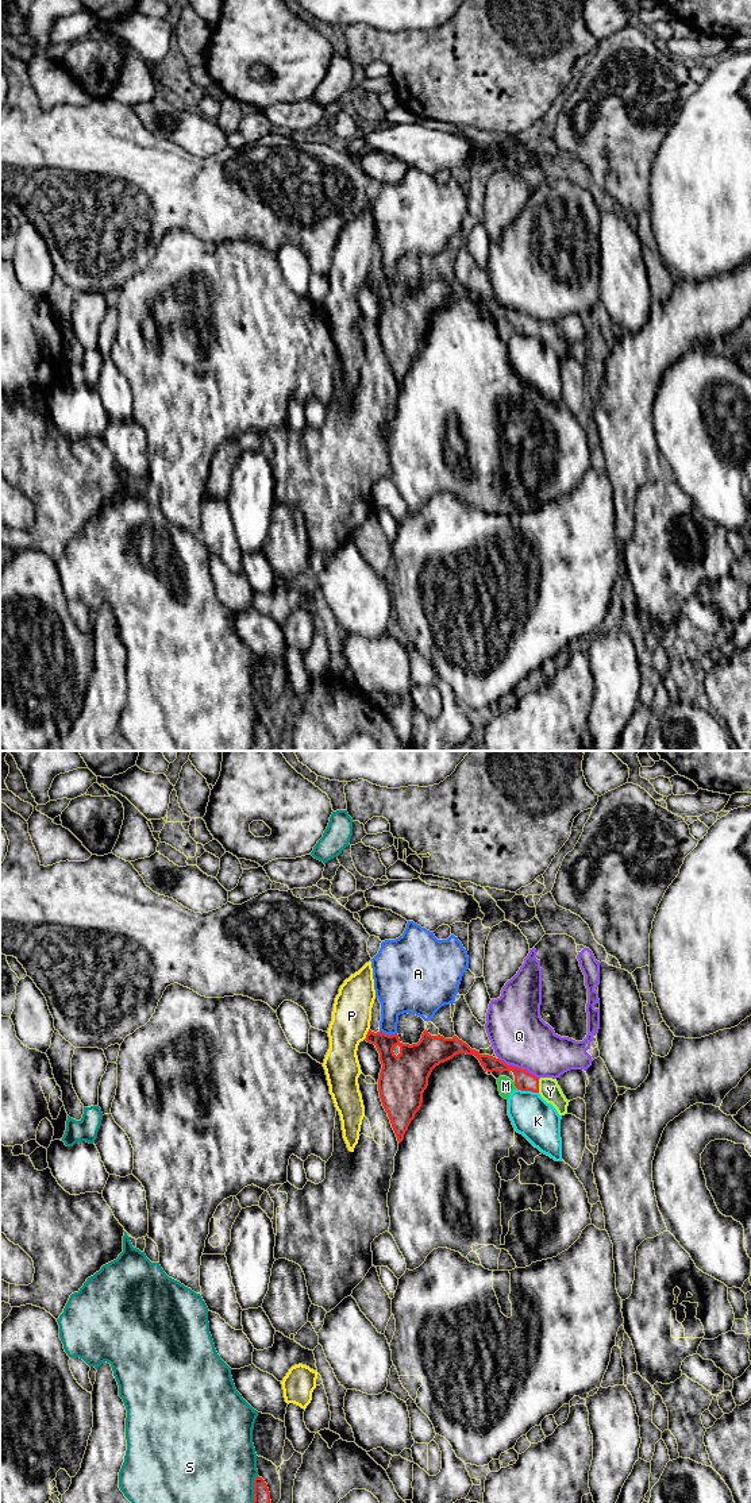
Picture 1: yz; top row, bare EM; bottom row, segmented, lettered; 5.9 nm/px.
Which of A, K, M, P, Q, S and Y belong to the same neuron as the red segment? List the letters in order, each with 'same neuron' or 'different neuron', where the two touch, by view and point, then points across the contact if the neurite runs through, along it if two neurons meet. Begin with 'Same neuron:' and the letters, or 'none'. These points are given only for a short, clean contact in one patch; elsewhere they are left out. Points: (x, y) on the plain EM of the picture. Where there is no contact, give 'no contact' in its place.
Same neuron: Y
A: different neuron; contact yz (388, 278); border yz (380, 274), (388, 278), (396, 277)
K: different neuron; contact yz (527, 334)
M: different neuron; contact yz (515, 328)
P: different neuron; contact yz (368, 277)
Q: different neuron; contact yz (519, 312); border yz (499, 301), (508, 308), (526, 312), (539, 322)
S: different neuron; contact yz (254, 735)
Y: same neuron; contact yz (538, 330); way yz (524, 324), (538, 330), (545, 330), (550, 335)

